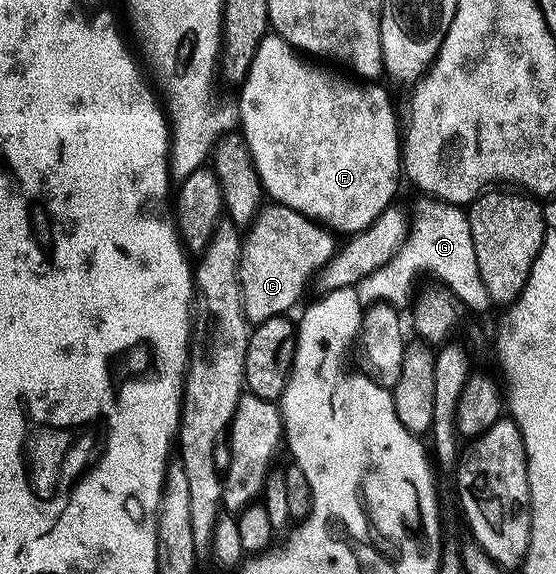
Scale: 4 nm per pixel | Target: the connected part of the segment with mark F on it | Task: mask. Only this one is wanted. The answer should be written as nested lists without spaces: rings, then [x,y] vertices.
[[[269,35],[264,39],[261,43],[261,47],[257,51],[257,55],[253,59],[253,67],[247,73],[246,81],[242,82],[241,90],[243,89],[243,98],[237,102],[237,108],[239,111],[239,120],[241,122],[241,134],[244,140],[247,142],[248,151],[252,155],[252,159],[255,161],[256,171],[259,173],[259,177],[262,181],[262,188],[265,190],[266,196],[272,197],[275,201],[280,201],[283,205],[295,205],[291,207],[302,207],[304,210],[307,209],[331,209],[331,221],[330,224],[332,226],[335,225],[343,225],[343,229],[347,232],[347,235],[354,235],[357,233],[364,233],[367,231],[370,225],[375,224],[375,220],[380,217],[381,215],[385,215],[385,211],[389,208],[392,208],[396,204],[395,195],[399,191],[399,177],[401,181],[401,121],[398,121],[395,118],[395,113],[393,110],[390,109],[391,105],[391,97],[389,94],[386,93],[385,90],[382,89],[382,84],[379,83],[356,83],[350,76],[344,75],[342,72],[339,73],[326,73],[323,69],[318,69],[318,64],[312,63],[310,60],[304,59],[300,54],[296,51],[294,47],[290,43],[285,40],[283,37],[277,37],[274,35]]]

